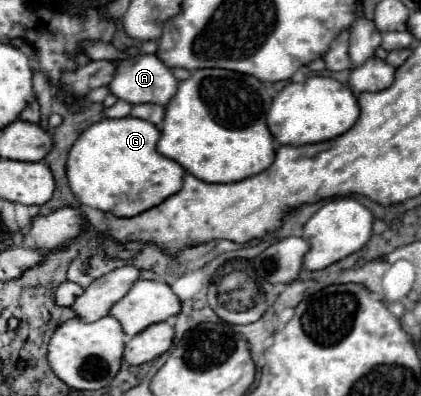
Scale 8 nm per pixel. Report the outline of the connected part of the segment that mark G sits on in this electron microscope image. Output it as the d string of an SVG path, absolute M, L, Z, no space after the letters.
M136 117L92 123L76 139L66 161L68 183L76 199L86 207L110 211L116 217L134 217L174 195L182 187L184 167L156 151L158 139L160 131Z

